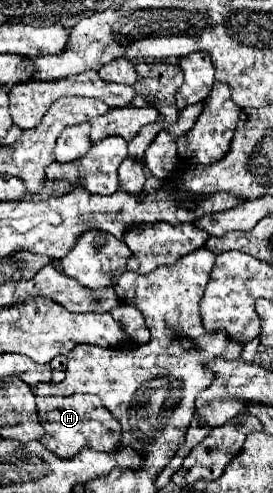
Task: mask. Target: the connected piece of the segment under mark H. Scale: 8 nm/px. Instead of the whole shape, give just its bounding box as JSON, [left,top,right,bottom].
[36,395,122,459]

